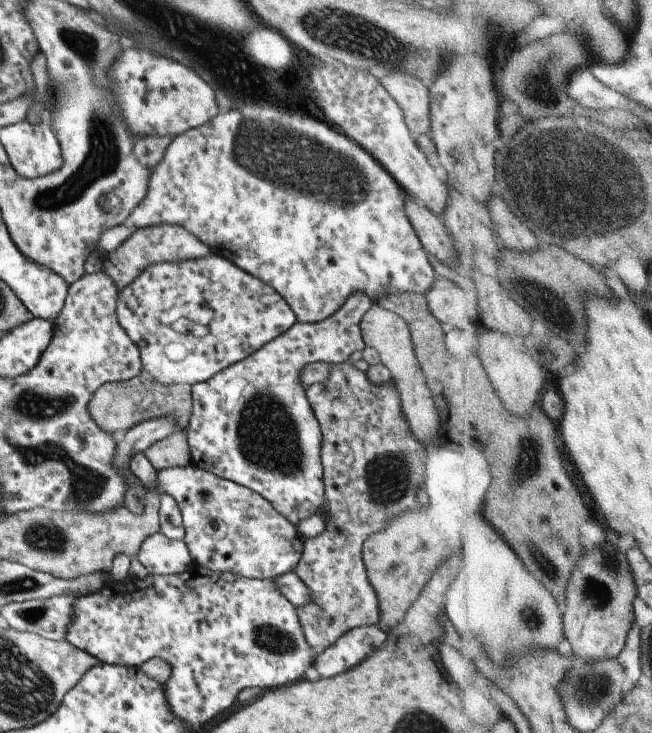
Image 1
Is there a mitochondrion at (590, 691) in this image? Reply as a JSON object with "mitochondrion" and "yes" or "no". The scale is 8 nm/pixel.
{"mitochondrion":"yes"}

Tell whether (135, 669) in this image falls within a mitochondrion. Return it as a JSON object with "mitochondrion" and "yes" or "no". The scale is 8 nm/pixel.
{"mitochondrion":"no"}

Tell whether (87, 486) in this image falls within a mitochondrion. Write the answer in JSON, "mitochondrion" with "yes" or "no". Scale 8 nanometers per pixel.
{"mitochondrion":"yes"}

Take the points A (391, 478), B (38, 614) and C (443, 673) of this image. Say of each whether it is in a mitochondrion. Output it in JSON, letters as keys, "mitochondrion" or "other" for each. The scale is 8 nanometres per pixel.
{"A":"mitochondrion","B":"mitochondrion","C":"other"}

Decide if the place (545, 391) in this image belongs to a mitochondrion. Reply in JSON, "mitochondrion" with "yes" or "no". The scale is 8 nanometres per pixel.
{"mitochondrion":"no"}

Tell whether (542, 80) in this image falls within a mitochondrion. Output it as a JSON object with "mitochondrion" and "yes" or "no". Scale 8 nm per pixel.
{"mitochondrion":"yes"}

